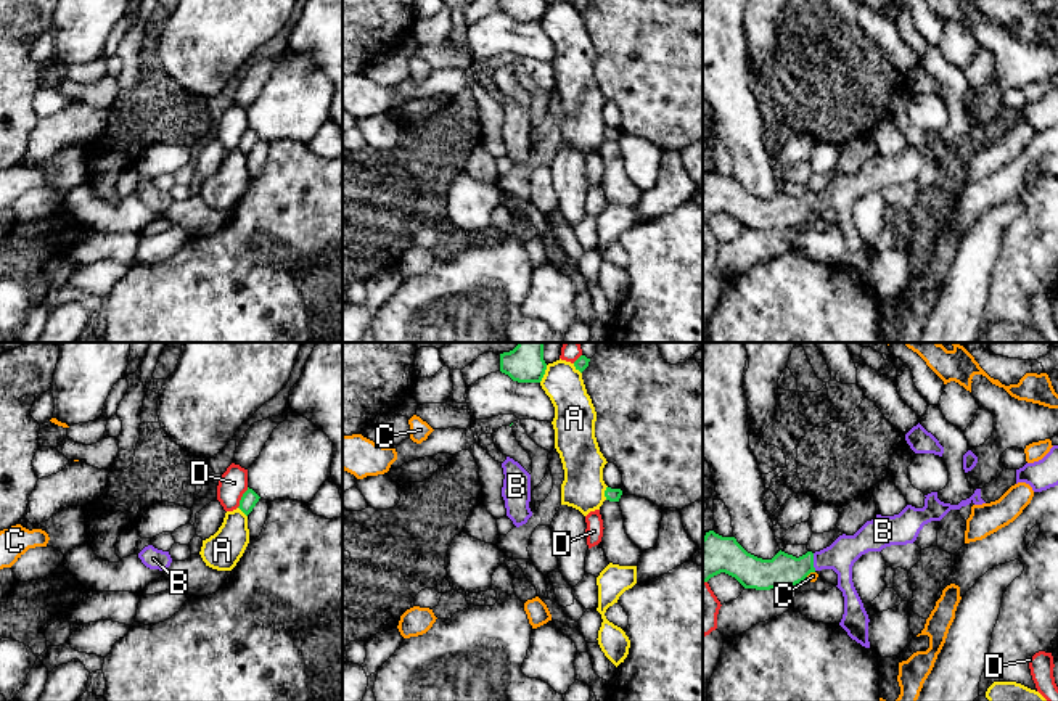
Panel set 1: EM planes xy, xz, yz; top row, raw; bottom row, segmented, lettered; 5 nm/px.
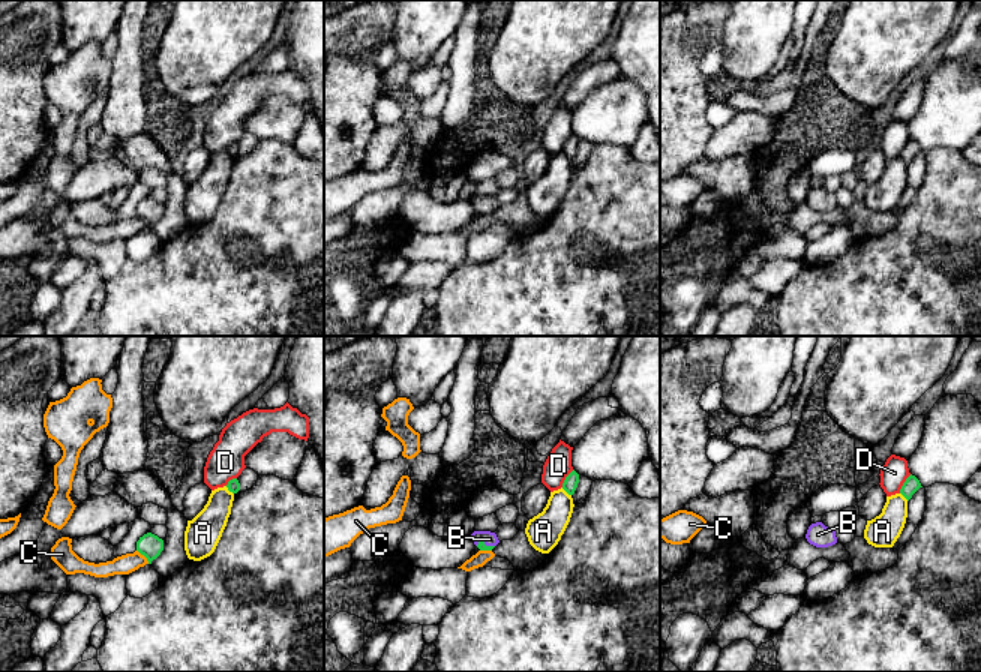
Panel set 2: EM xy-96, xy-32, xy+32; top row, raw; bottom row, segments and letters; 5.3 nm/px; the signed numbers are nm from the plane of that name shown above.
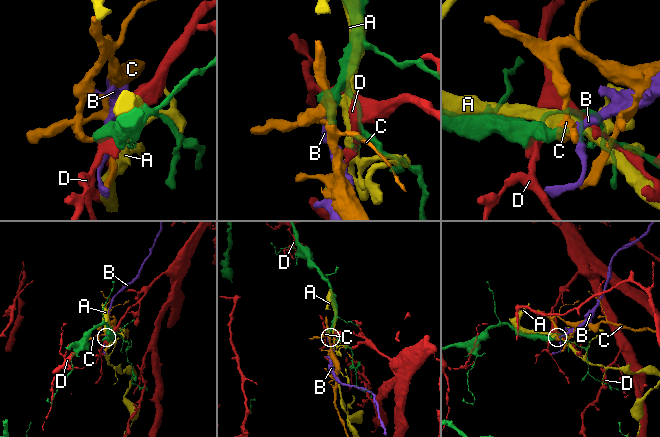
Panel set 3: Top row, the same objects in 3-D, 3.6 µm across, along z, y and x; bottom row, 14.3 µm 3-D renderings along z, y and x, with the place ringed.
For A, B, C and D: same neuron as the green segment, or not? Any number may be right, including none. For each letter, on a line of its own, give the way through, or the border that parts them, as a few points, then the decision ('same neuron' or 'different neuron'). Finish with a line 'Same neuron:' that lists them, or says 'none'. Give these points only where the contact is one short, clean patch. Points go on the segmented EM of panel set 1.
A: different neuron
B: same neuron
C: border along yz (814, 571), (804, 579); different neuron
D: different neuron
Same neuron: B

